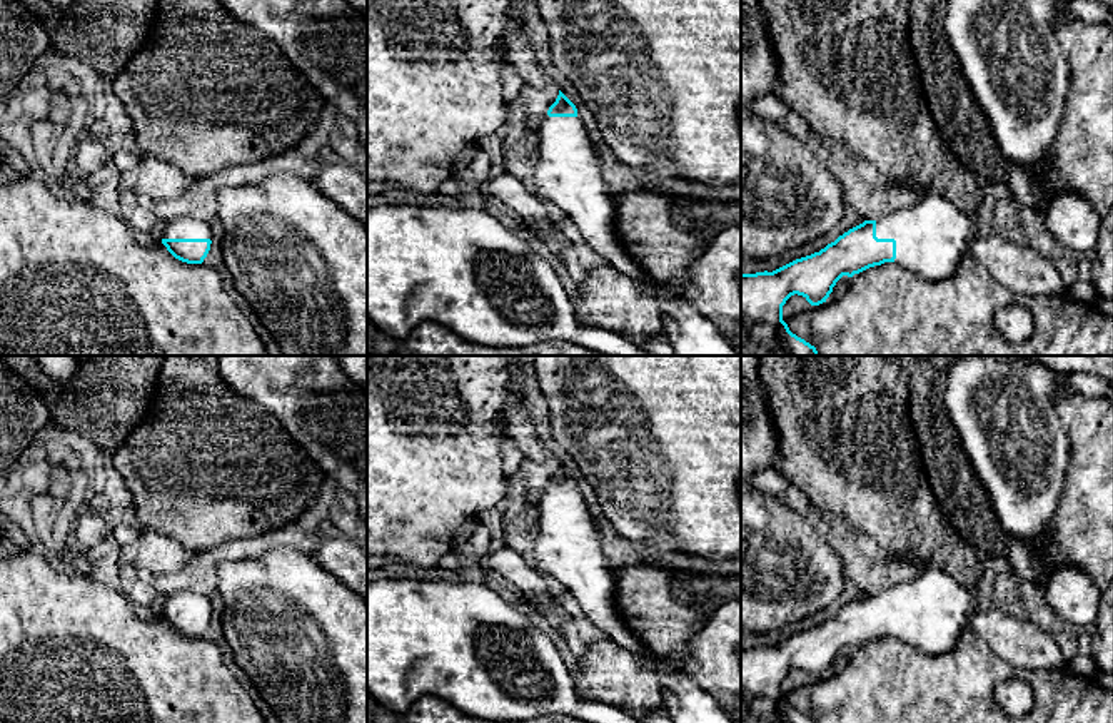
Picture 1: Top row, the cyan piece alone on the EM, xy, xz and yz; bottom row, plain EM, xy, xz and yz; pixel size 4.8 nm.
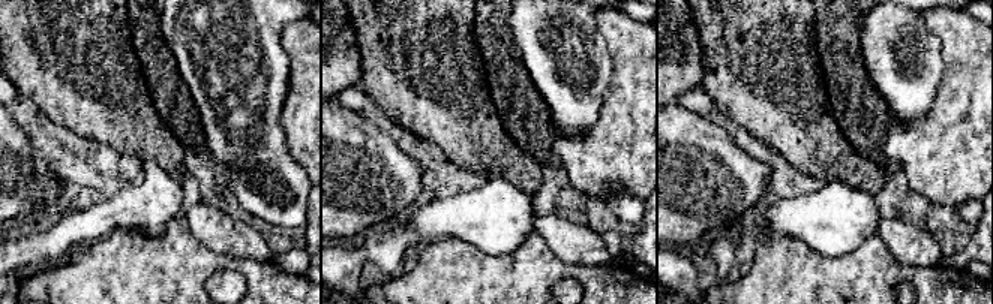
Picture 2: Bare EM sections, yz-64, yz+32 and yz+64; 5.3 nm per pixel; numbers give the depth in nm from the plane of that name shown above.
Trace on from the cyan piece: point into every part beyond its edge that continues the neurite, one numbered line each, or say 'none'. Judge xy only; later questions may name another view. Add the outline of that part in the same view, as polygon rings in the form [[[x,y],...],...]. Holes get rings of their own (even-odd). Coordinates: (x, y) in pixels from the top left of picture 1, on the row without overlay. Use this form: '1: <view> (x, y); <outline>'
1: xy (181, 601); [[[175,591],[169,596],[164,596],[159,604],[162,613],[210,613],[212,604],[209,596],[189,593],[189,591]]]

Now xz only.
1: xz (568, 548); [[[546,488],[534,494],[534,501],[539,521],[531,566],[557,579],[609,641],[642,661],[657,660],[627,628],[617,609],[614,566],[601,548],[594,518],[581,491]]]

